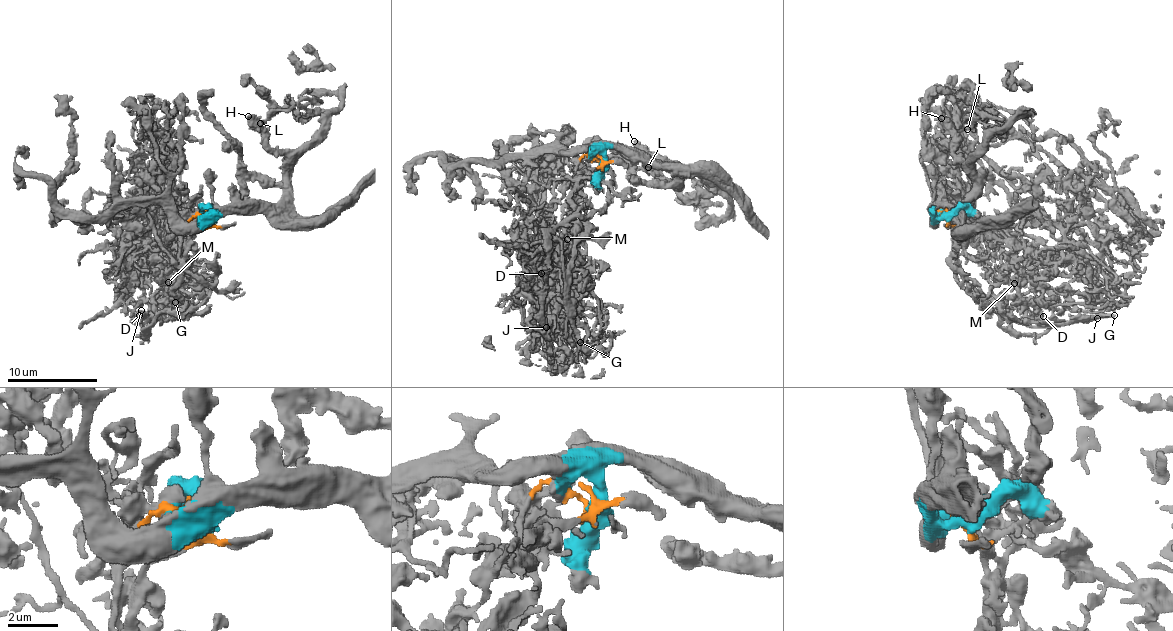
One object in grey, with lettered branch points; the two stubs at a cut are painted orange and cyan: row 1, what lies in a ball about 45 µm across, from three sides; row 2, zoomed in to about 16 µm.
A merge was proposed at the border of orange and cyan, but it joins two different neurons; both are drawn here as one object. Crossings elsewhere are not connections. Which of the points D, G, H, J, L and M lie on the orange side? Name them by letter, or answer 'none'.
D, G, J, M

